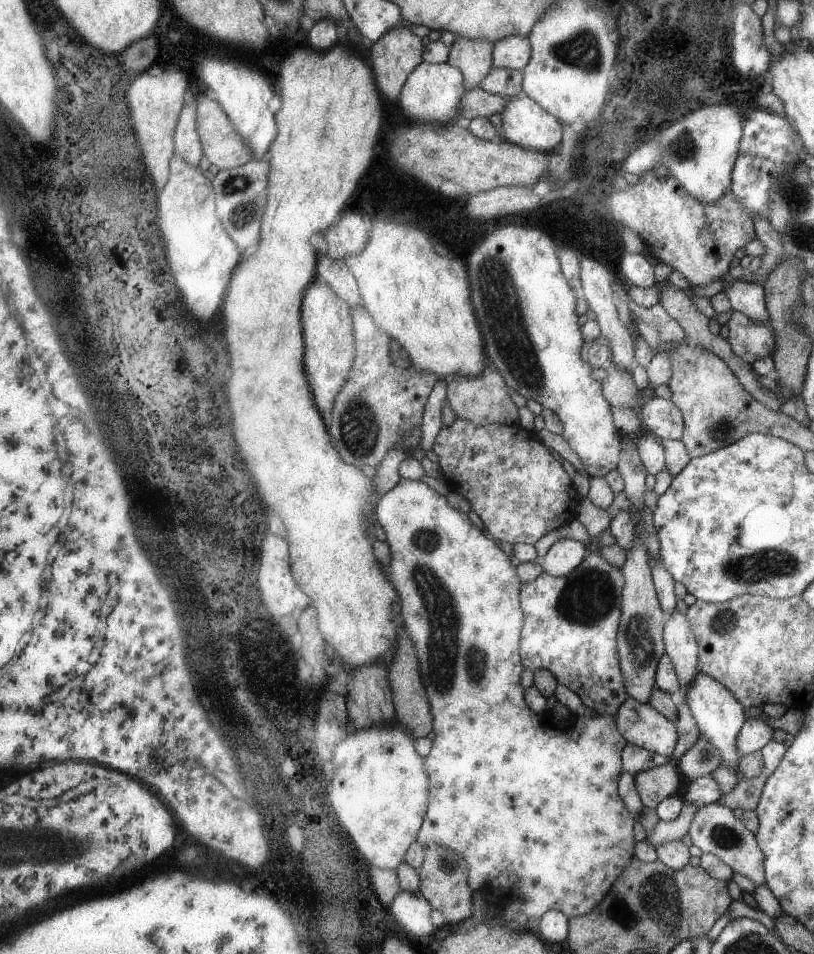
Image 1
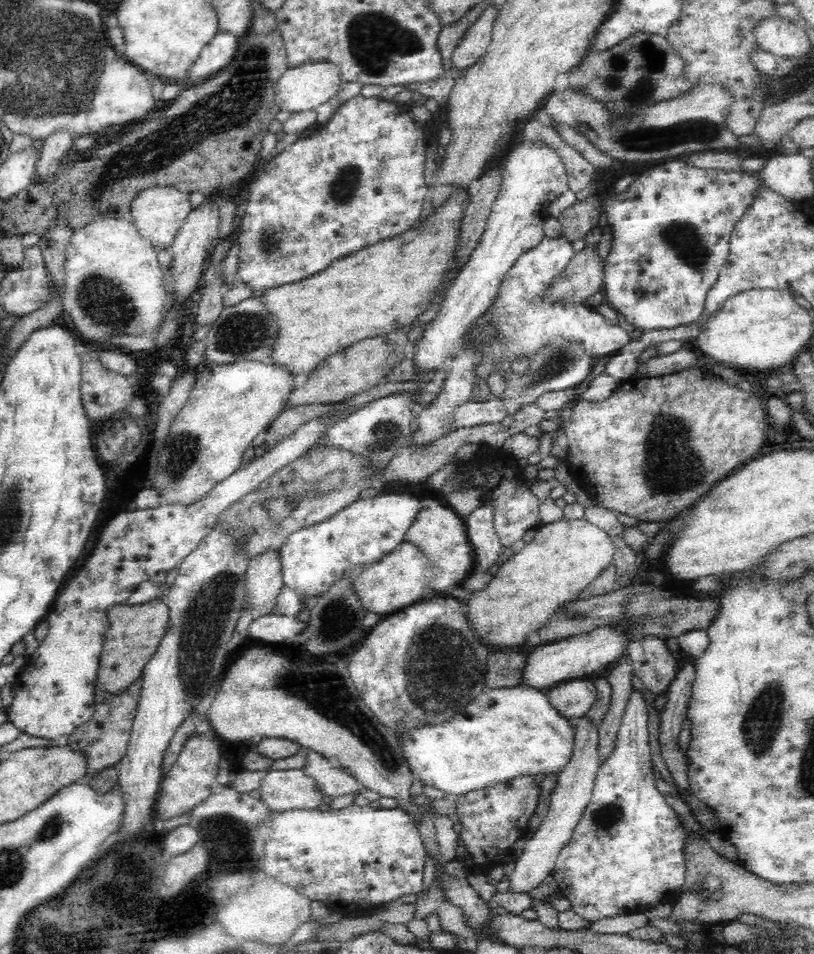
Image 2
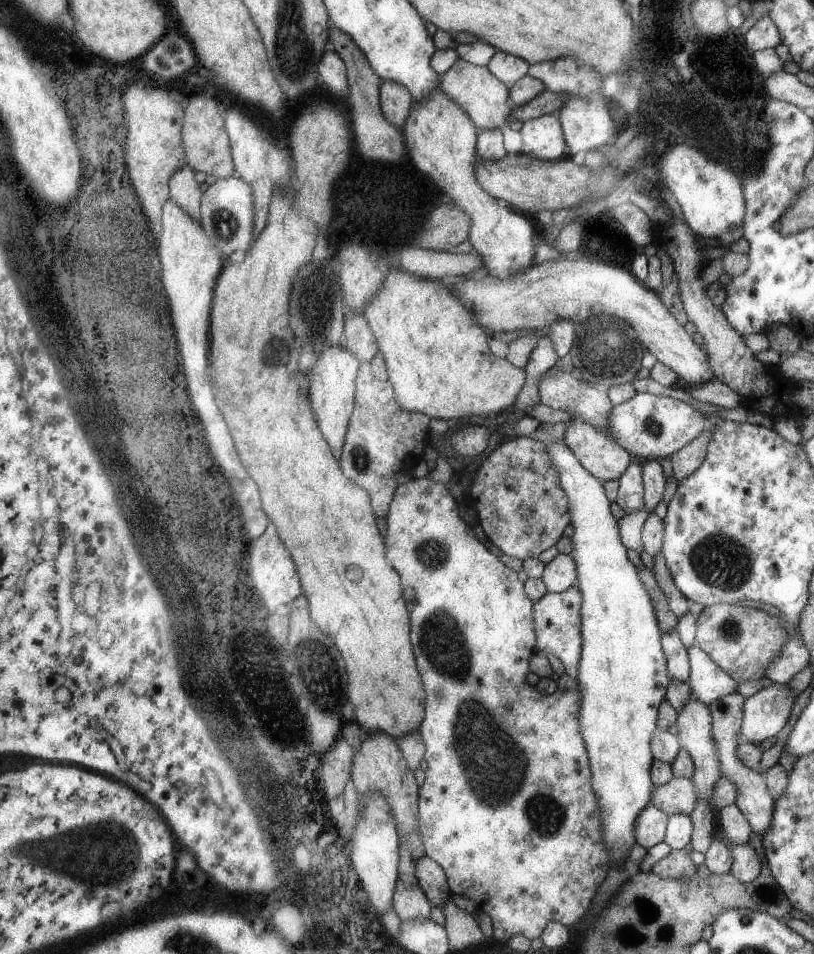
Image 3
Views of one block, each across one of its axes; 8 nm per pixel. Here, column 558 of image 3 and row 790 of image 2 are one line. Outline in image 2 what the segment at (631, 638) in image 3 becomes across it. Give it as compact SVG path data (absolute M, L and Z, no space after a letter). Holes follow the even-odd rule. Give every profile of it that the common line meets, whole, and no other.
M520 684L511 688L488 688L474 700L468 701L464 710L460 708L449 722L420 728L414 726L412 730L394 730L392 733L400 741L403 756L410 765L414 778L418 778L423 784L439 788L447 796L458 796L471 789L486 788L487 785L510 780L511 777L522 776L524 773L534 773L538 779L548 774L558 776L573 756L575 726L571 722L552 707L544 691Z

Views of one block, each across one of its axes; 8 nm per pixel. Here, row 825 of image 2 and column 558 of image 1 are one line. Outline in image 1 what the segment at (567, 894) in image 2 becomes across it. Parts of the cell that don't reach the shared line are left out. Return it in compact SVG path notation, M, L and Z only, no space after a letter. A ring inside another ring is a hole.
M591 553L589 556L570 574L566 576L552 576L548 572L542 572L536 580L524 582L524 613L528 614L528 622L524 624L524 646L519 646L519 653L524 654L524 666L534 670L549 670L558 679L559 686L566 686L568 690L574 692L581 700L584 706L598 715L615 715L620 710L620 706L629 698L624 687L621 669L619 668L617 654L617 633L621 616L621 595L624 590L625 579L620 568L611 566L602 555Z

